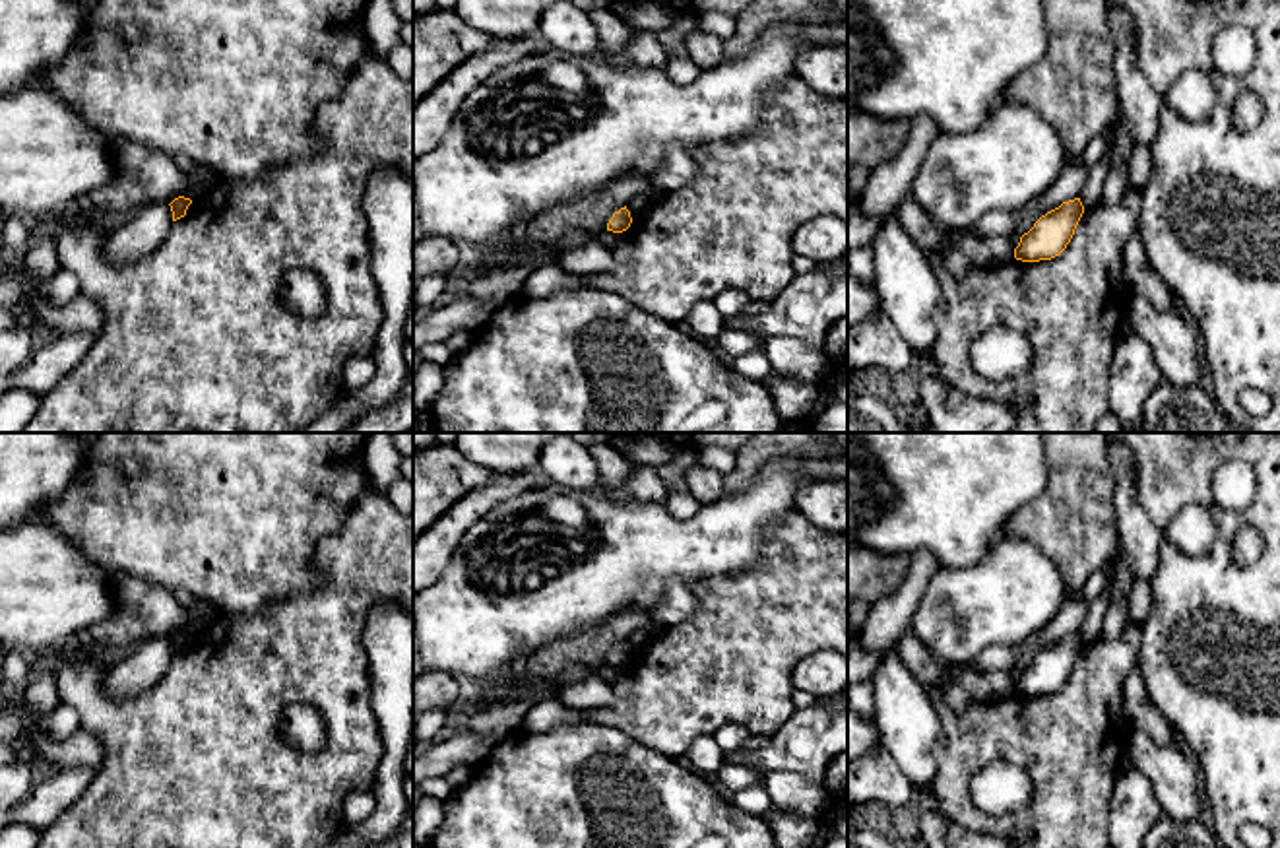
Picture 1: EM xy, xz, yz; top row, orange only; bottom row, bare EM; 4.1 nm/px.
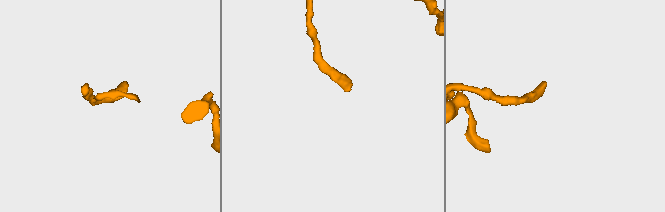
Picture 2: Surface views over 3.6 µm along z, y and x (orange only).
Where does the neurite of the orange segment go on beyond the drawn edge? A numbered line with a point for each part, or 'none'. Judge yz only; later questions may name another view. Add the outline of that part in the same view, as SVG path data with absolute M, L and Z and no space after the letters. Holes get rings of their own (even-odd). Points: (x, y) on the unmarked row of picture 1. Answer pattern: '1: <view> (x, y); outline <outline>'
none

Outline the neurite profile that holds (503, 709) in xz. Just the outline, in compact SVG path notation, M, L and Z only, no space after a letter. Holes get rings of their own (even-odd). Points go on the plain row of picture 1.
M522 681L500 683L481 702L467 708L467 734L502 739L522 728L526 712L539 701L555 695L553 683Z

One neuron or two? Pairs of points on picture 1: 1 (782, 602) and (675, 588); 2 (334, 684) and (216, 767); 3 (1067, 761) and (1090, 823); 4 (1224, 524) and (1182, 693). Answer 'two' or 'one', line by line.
1: two
2: one
3: one
4: one

